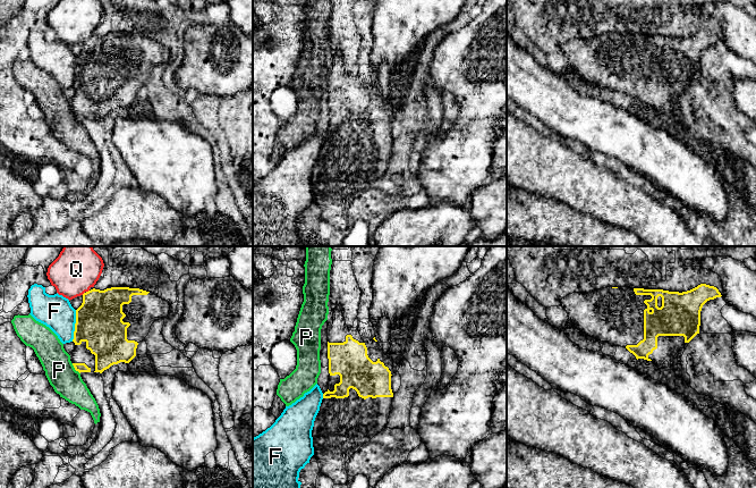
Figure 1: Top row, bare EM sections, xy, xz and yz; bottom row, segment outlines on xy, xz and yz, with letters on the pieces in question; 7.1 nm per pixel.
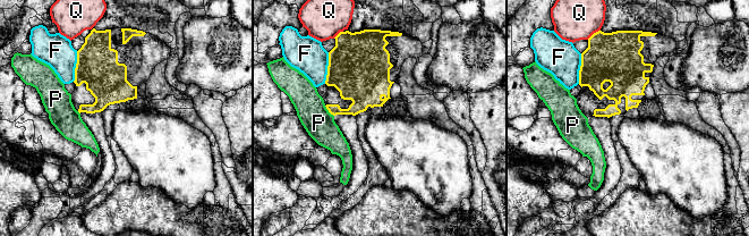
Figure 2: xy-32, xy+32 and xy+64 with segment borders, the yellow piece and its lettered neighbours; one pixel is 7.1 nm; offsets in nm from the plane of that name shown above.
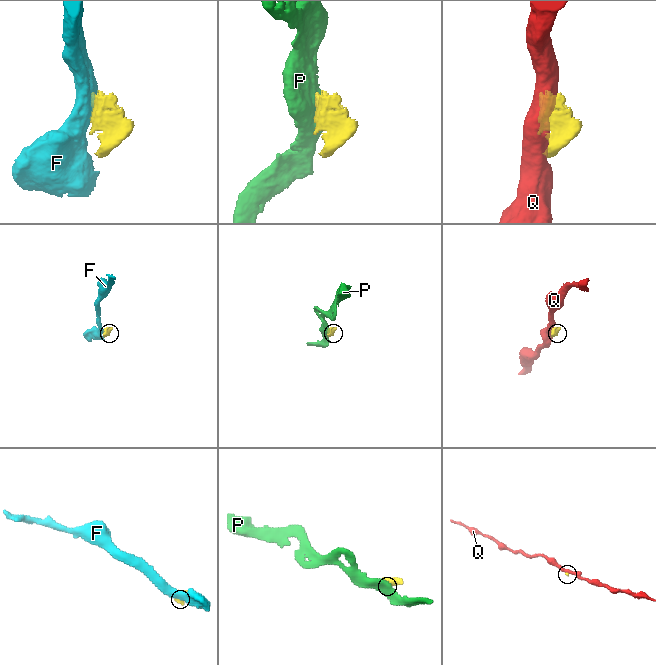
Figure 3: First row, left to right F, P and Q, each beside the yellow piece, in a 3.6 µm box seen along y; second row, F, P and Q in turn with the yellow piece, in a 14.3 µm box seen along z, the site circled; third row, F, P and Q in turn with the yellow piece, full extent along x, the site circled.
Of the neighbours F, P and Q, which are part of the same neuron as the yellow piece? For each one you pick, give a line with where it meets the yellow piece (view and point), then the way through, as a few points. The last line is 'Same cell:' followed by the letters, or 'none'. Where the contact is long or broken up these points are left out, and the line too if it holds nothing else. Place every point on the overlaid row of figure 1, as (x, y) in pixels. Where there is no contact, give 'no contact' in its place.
Same cell: none

